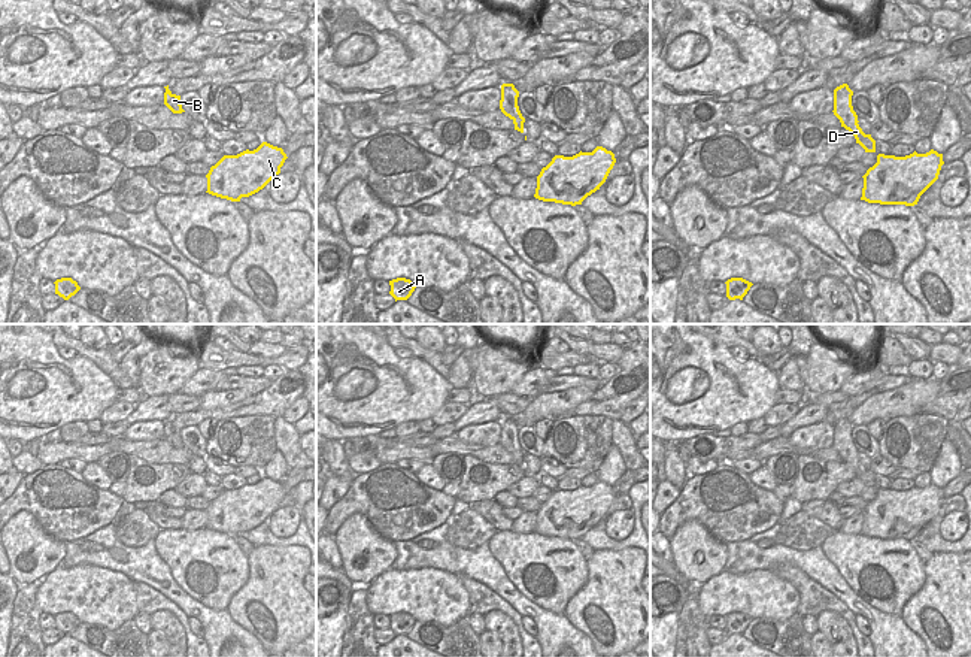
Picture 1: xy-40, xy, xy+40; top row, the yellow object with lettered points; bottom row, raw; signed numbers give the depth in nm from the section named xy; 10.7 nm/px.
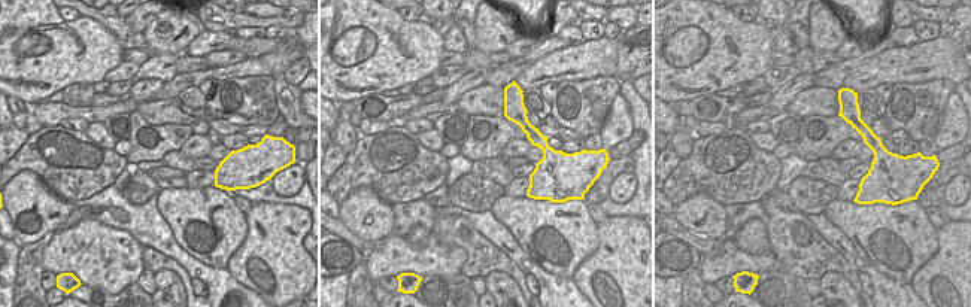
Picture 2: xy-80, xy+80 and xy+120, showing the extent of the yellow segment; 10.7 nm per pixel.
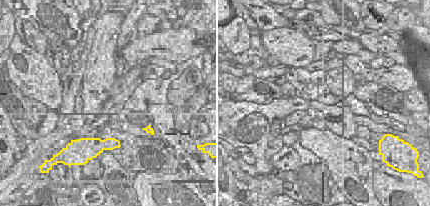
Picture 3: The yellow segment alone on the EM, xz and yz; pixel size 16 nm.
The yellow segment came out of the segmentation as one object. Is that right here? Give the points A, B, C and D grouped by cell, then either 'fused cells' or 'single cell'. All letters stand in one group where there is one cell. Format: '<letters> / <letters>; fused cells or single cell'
A B C D; single cell

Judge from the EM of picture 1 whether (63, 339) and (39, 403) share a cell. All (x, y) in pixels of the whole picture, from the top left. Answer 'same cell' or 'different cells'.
different cells

